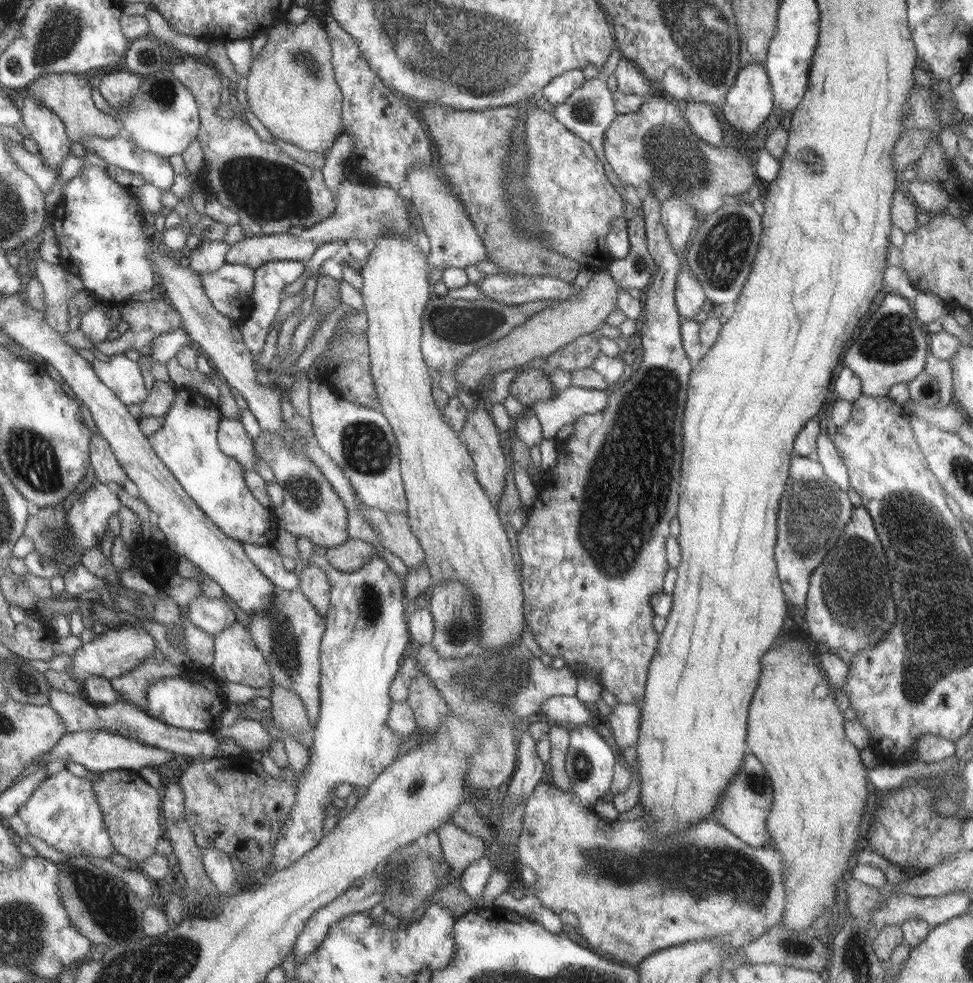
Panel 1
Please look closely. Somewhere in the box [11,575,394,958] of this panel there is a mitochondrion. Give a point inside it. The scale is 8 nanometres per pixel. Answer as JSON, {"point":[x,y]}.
{"point":[86,887]}

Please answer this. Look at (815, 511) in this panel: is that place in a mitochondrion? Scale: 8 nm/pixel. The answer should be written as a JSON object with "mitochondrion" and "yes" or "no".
{"mitochondrion":"yes"}

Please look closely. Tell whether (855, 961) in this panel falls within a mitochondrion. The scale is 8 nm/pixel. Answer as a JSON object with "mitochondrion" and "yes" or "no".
{"mitochondrion":"yes"}

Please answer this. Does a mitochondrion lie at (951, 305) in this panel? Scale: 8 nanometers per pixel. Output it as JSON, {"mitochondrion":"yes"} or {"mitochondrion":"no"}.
{"mitochondrion":"no"}

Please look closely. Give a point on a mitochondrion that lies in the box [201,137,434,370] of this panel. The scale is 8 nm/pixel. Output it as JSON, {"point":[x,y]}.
{"point":[265,191]}

